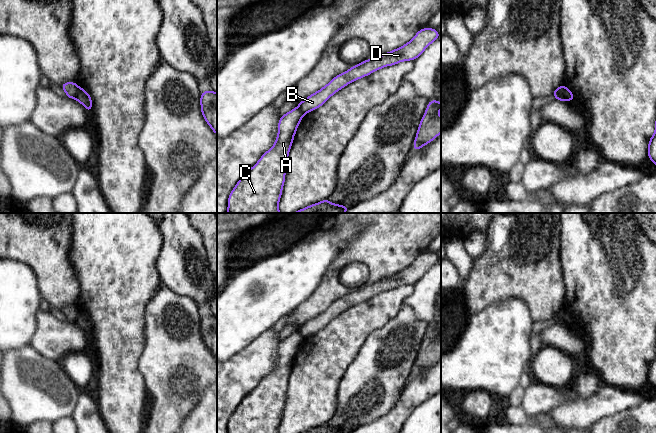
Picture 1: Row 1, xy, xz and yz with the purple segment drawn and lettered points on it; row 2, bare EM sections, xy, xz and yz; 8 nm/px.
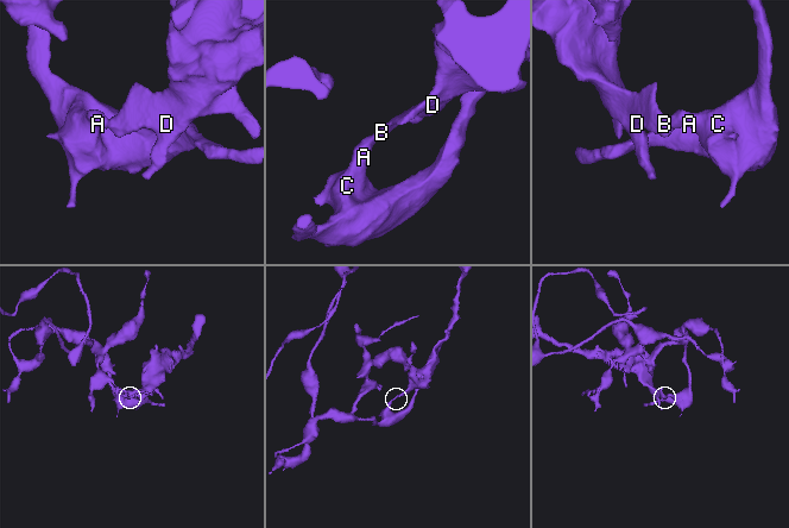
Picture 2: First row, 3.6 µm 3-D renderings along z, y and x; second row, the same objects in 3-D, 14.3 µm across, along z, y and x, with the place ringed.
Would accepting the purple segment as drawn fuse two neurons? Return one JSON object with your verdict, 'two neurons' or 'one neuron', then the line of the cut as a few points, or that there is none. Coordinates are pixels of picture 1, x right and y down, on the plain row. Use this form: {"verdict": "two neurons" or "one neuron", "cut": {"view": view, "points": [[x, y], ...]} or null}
{"verdict": "two neurons", "cut": {"view": "yz", "points": [[561, 310], [562, 316], [567, 323]]}}

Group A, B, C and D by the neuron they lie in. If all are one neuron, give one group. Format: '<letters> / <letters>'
A C / B D

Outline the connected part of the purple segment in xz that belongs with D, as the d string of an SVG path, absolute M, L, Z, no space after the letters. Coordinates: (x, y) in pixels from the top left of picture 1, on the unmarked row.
M423 252L419 254L404 270L376 282L367 283L358 289L352 290L344 297L337 299L326 310L301 325L298 332L304 338L309 337L322 330L332 319L351 306L368 300L383 291L392 290L402 285L414 285L439 261L440 258L436 253Z

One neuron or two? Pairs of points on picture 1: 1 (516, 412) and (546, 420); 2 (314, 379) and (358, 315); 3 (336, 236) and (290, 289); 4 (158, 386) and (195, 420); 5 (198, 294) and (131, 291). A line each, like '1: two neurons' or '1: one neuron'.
1: one neuron
2: one neuron
3: one neuron
4: two neurons
5: two neurons

